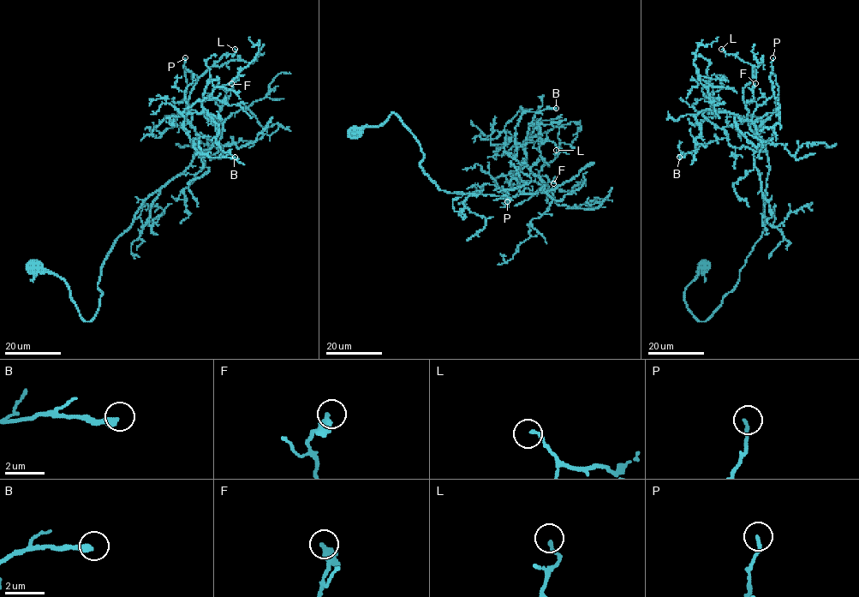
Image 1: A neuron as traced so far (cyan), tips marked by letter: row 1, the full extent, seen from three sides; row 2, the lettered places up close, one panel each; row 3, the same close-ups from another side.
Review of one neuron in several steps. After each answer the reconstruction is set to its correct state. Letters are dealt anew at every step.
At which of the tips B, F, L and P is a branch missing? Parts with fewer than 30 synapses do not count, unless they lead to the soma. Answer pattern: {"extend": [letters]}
{"extend": []}

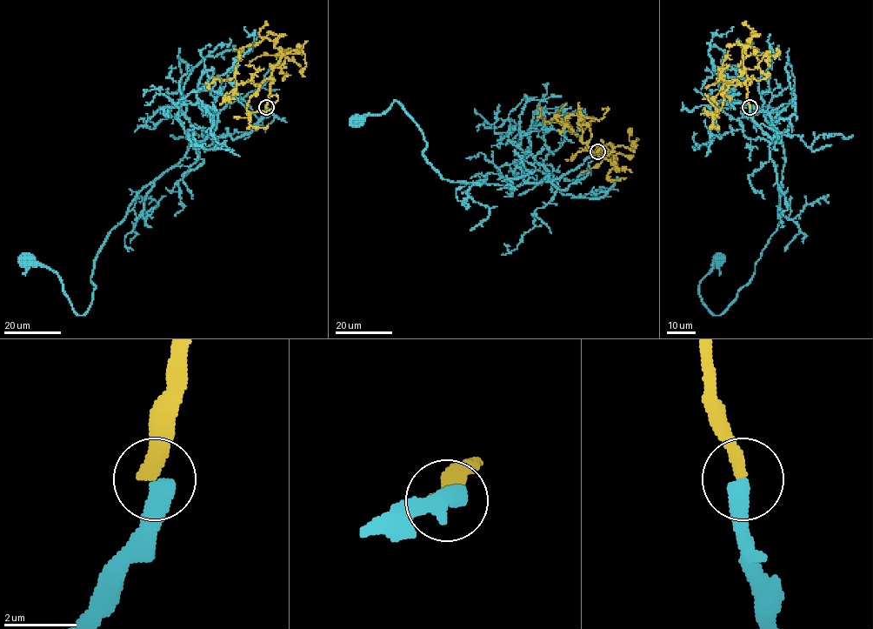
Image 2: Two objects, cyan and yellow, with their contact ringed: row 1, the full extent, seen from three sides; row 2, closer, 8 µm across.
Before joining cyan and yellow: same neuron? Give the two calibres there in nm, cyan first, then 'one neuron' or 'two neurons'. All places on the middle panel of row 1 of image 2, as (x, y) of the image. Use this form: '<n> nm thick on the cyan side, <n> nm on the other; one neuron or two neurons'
500 nm thick on the cyan side, 400 nm on the other; two neurons

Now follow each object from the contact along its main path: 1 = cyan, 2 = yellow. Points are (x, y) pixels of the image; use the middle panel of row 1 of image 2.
1: (597, 151), (550, 181), (508, 187), (450, 182), (422, 155), (427, 143), (420, 128), (396, 101), (357, 120)
2: (597, 152), (603, 147), (595, 153), (588, 141), (590, 129), (577, 123), (601, 119), (609, 110), (603, 110)

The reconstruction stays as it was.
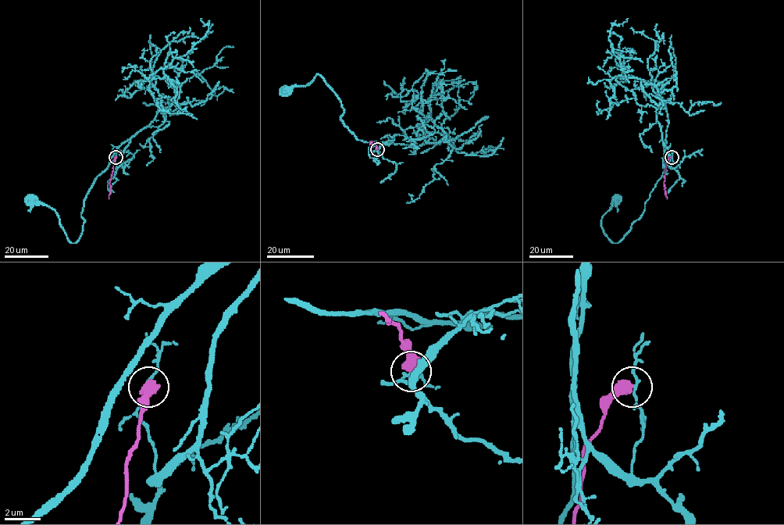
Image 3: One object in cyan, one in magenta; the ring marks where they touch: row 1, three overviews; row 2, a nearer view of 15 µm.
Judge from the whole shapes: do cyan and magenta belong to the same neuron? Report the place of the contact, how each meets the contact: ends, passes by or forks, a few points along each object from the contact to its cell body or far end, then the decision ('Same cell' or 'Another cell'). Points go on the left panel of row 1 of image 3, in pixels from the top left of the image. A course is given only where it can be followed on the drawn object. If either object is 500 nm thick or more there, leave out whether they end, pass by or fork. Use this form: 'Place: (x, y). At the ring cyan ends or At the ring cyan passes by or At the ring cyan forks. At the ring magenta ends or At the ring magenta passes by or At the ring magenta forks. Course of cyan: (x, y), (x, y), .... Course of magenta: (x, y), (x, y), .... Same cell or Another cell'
Place: (115, 157). Course of cyan: (115, 157), (117, 167), (130, 140), (93, 182), (75, 243), (53, 209), (31, 201). Course of magenta: (115, 157), (108, 198). Another cell

